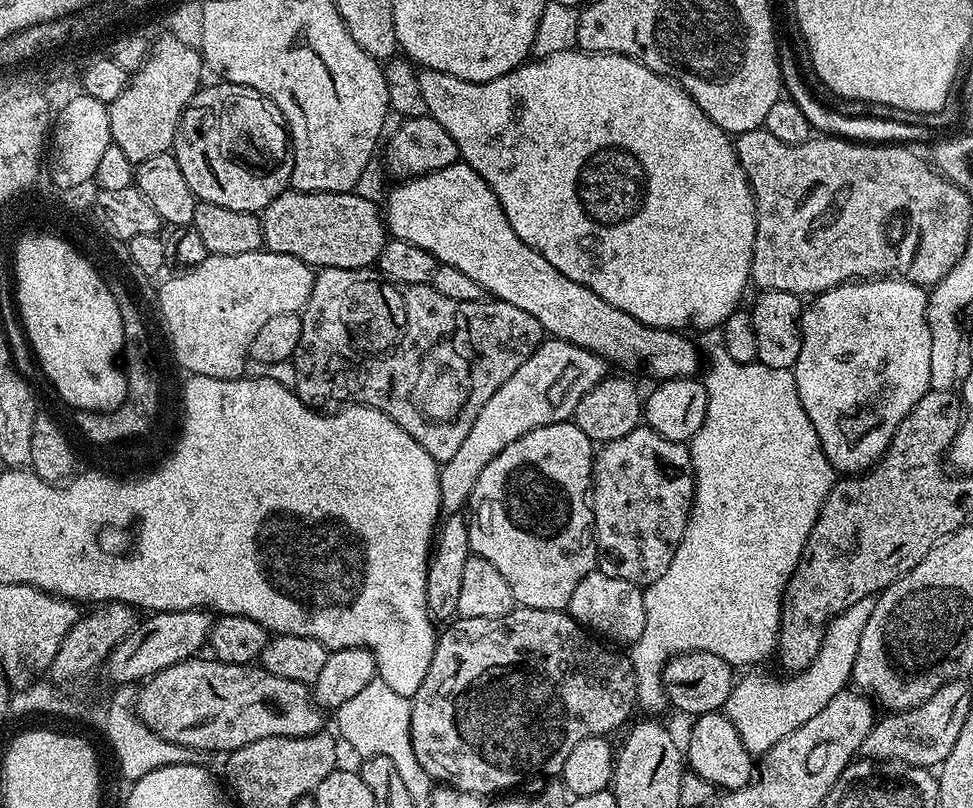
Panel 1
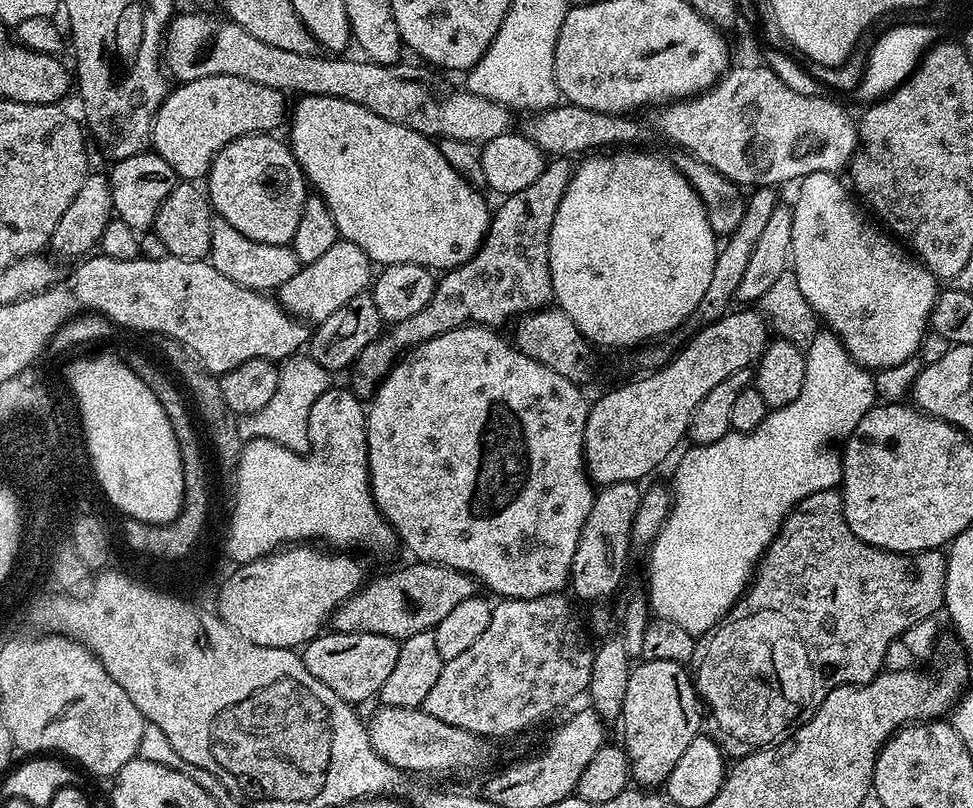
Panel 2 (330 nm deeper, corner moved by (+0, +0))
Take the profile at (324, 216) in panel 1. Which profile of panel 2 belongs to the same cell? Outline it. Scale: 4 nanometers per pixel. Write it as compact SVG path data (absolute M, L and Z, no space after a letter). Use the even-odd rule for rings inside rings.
M216 218L212 222L210 234L210 262L218 270L218 274L226 274L230 282L238 282L243 288L252 288L256 292L265 294L278 290L302 267L296 252L286 244L259 244L246 234L238 234L234 226L230 226L222 219Z

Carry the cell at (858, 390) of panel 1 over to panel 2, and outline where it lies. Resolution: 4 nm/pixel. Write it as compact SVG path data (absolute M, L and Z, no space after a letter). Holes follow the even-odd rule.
M819 172L799 181L796 204L791 205L790 264L797 276L802 297L806 298L823 323L843 342L844 349L851 354L852 359L869 370L897 368L919 353L924 333L930 328L938 278L919 259L909 255L887 231L879 232L860 213L861 205L846 184L844 189L840 179L839 175L831 172Z

